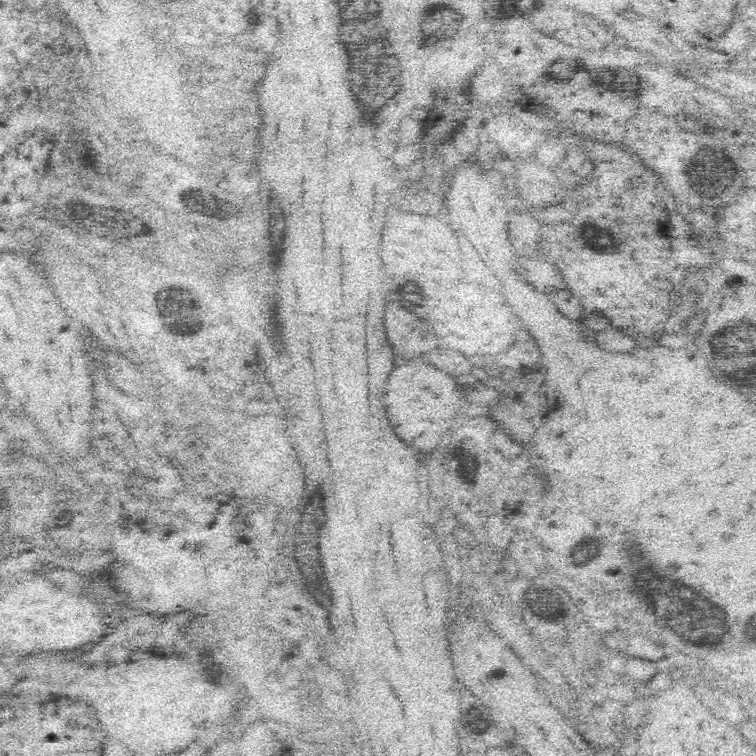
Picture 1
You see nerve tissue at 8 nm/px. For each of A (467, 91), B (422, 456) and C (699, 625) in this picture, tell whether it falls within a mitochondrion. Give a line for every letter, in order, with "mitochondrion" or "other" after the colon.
A: other
B: other
C: mitochondrion

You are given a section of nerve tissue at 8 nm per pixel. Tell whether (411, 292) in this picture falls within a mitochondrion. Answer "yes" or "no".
yes

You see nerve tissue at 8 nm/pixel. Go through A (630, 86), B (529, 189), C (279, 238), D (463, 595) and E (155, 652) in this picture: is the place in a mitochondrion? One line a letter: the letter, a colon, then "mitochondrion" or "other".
A: mitochondrion
B: other
C: mitochondrion
D: other
E: other

